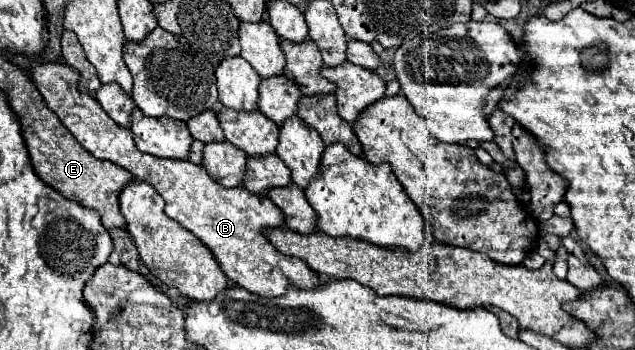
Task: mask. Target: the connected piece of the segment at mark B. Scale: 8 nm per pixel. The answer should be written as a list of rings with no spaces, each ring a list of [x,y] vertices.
[[[36,61],[30,65],[30,79],[40,91],[46,107],[58,115],[62,125],[72,131],[72,135],[88,153],[92,153],[96,159],[108,159],[124,167],[136,179],[150,183],[158,191],[158,195],[166,201],[166,215],[178,221],[212,251],[222,273],[232,283],[238,283],[250,293],[262,297],[284,295],[290,283],[296,287],[316,287],[320,283],[320,277],[306,267],[304,261],[282,255],[268,239],[264,239],[264,229],[284,225],[284,215],[270,199],[254,195],[242,185],[226,189],[210,179],[202,165],[194,165],[186,159],[172,161],[138,151],[130,131],[112,123],[94,97],[76,89],[80,75],[74,67],[68,67],[66,63]]]

